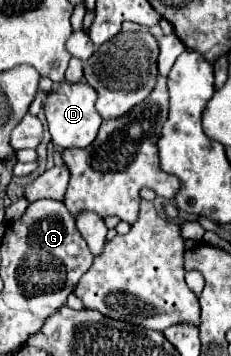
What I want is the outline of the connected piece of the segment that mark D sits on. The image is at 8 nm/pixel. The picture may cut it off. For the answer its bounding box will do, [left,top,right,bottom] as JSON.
[44,82,102,148]

